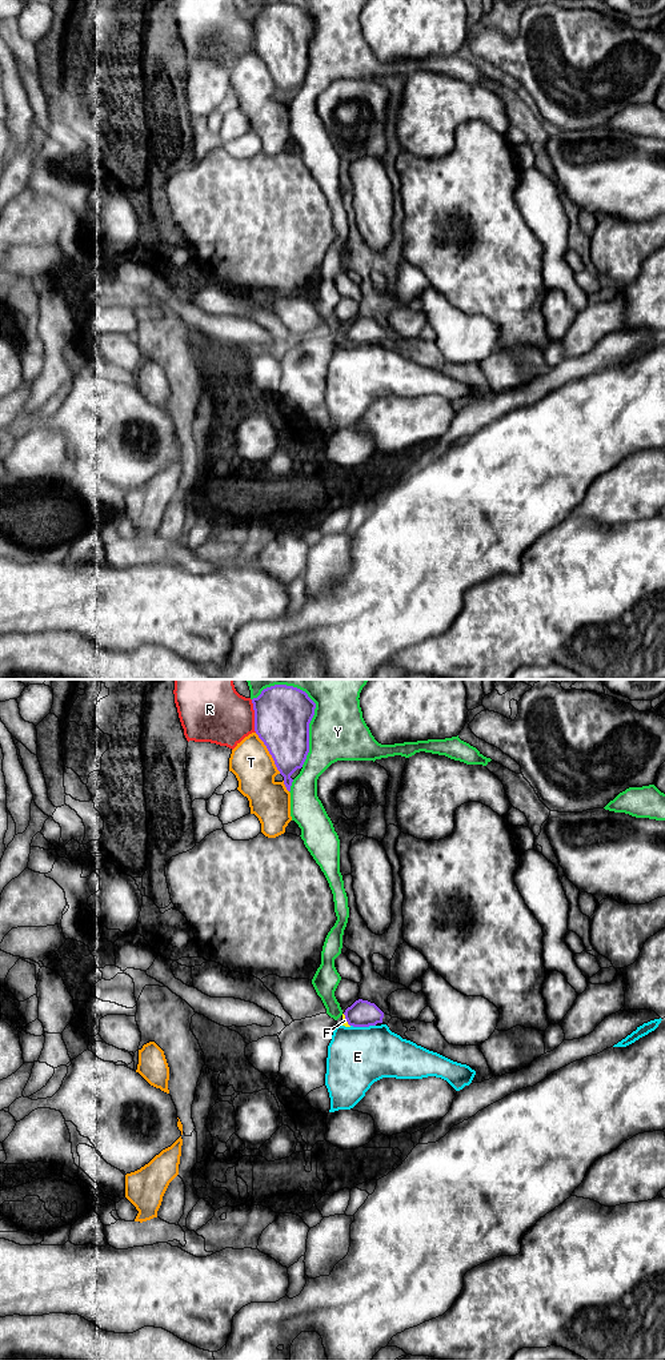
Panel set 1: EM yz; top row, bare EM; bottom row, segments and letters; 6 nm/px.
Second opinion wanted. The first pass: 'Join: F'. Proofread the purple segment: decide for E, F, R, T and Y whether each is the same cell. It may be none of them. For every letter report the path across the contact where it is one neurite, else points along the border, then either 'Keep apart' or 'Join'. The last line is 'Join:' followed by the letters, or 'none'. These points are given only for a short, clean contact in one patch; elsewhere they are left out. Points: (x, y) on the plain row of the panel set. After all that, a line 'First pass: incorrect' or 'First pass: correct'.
E: Boundary: yz (351, 342), (375, 344). Keep apart
F: Path across: yz (361, 332), (353, 333), (347, 339), (344, 339). Join
R: Keep apart
T: Keep apart
Y: Keep apart
Join: F
First pass: correct

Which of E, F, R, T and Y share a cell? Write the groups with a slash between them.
E / F / R / T / Y

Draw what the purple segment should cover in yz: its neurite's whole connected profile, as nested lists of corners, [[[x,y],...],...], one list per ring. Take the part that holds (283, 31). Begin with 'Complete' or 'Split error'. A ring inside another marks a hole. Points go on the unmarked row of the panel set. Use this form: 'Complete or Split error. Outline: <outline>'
Complete. Outline: [[[275,3],[252,17],[255,49],[267,64],[284,95],[288,109],[291,93],[301,87],[309,71],[309,41],[316,21],[297,5]]]

